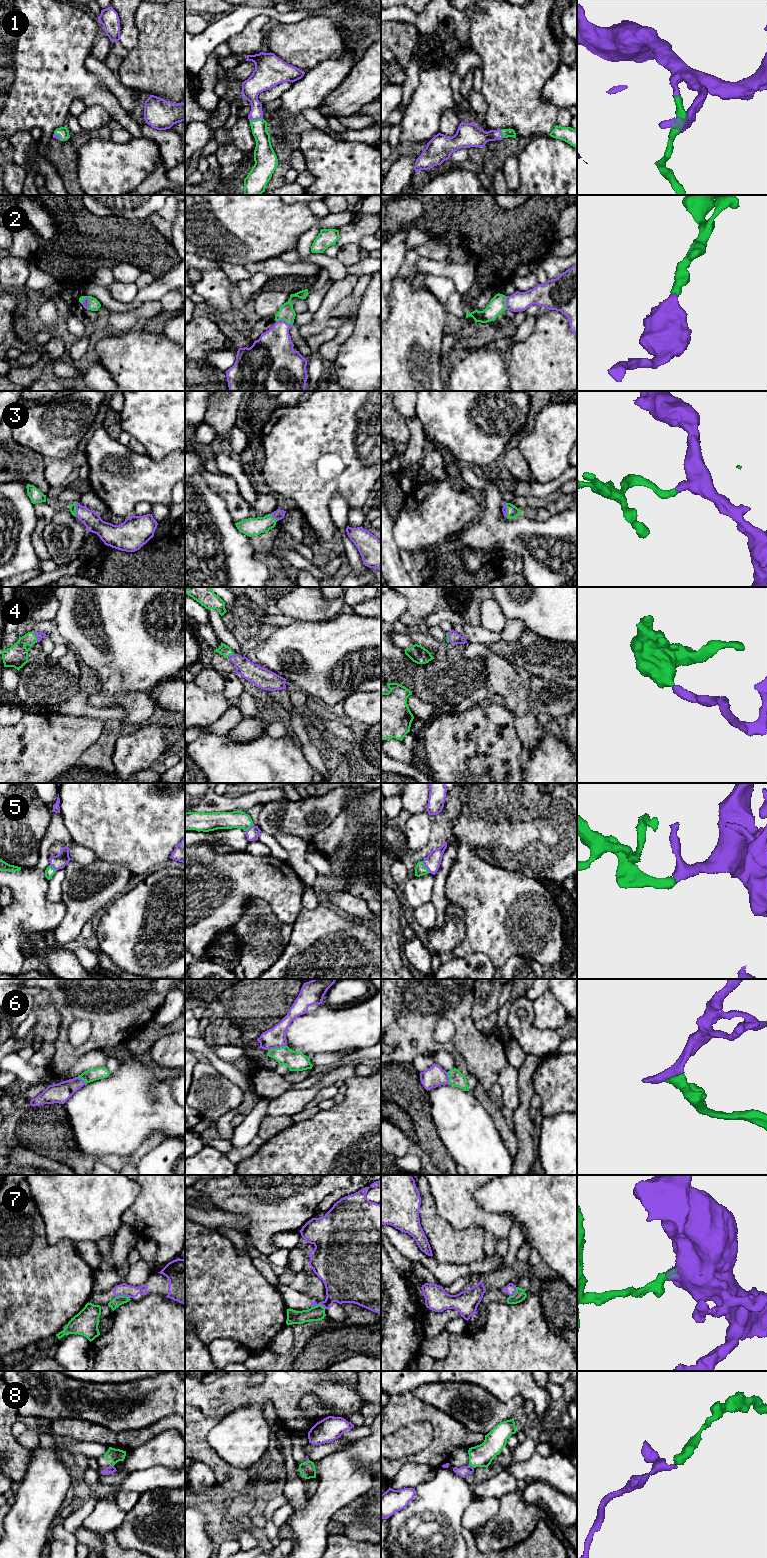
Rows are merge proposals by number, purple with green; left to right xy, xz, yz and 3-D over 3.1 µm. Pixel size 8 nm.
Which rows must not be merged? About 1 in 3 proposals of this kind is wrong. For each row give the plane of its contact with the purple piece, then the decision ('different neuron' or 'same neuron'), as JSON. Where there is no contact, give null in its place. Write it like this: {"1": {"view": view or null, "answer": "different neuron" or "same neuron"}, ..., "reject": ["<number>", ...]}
{"1": {"view": "xz", "answer": "same neuron"}, "2": {"view": "xy", "answer": "same neuron"}, "3": {"view": "xy", "answer": "same neuron"}, "4": {"view": "xy", "answer": "same neuron"}, "5": {"view": "yz", "answer": "same neuron"}, "6": {"view": "xz", "answer": "same neuron"}, "7": {"view": "xy", "answer": "different neuron"}, "8": {"view": "yz", "answer": "different neuron"}, "reject": ["7", "8"]}

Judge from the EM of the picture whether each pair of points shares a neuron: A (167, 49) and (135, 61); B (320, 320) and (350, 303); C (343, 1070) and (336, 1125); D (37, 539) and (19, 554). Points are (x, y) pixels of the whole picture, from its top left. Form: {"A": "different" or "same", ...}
{"A": "same", "B": "different", "C": "different", "D": "different"}

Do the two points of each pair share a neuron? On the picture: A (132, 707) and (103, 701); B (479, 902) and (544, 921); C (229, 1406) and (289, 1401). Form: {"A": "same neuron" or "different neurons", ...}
{"A": "same neuron", "B": "same neuron", "C": "same neuron"}

